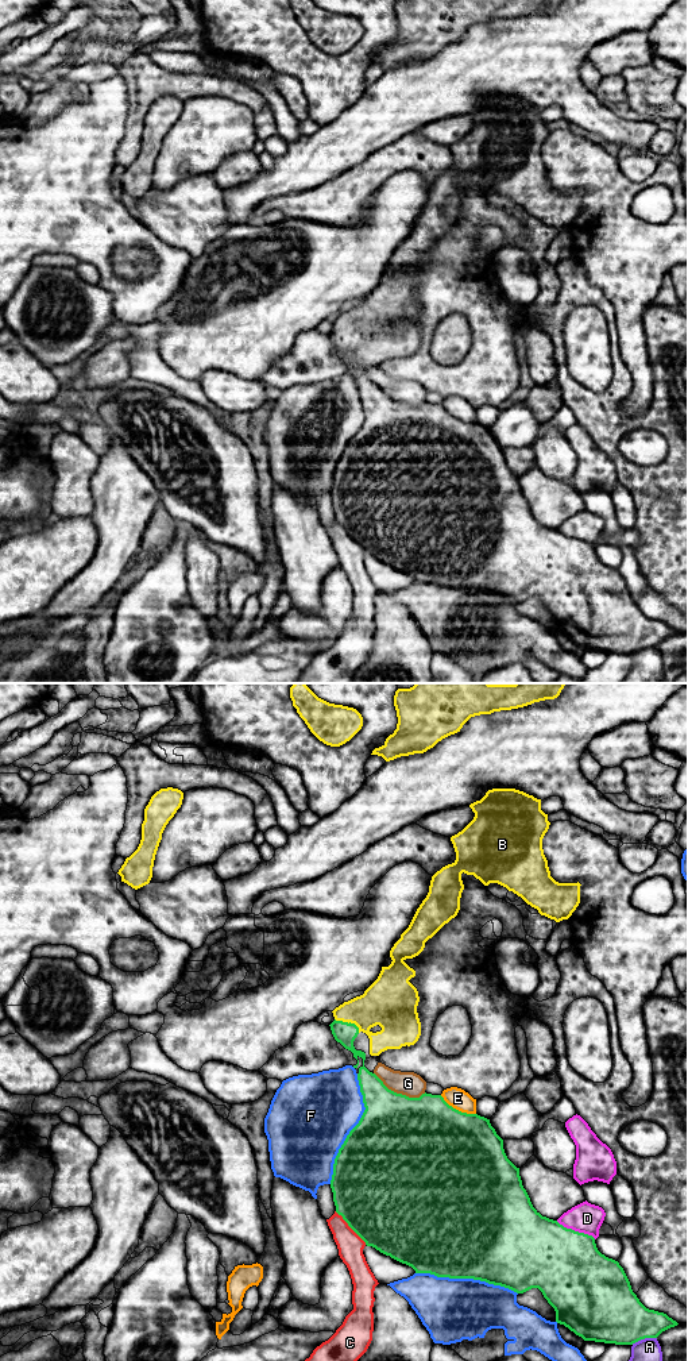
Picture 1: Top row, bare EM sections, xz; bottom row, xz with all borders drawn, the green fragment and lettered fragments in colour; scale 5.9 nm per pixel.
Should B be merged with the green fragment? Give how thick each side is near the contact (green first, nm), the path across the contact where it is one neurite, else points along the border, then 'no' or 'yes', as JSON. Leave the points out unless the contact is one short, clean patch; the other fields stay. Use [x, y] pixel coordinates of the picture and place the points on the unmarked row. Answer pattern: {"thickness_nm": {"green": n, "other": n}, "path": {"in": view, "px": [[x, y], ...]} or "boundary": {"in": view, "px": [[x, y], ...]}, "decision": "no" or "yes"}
{"thickness_nm": {"green": 130, "other": 260}, "path": {"in": "xz", "px": [[344, 342], [347, 331], [352, 326], [383, 312]]}, "decision": "yes"}

